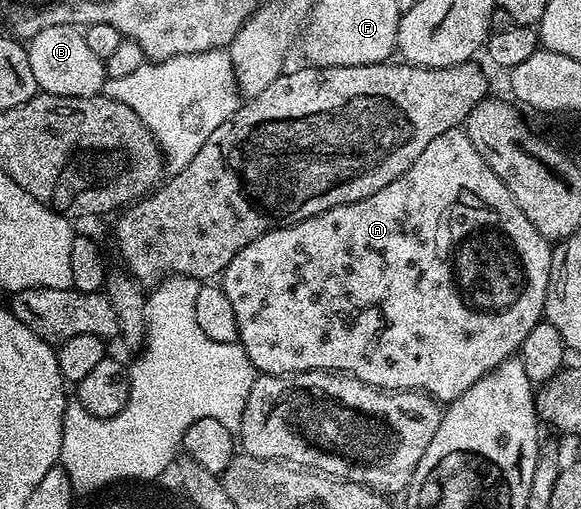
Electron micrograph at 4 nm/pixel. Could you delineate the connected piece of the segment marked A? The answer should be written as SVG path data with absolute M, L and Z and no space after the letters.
M456 128L431 141L410 168L393 180L393 184L385 184L381 192L373 192L373 196L360 202L334 206L332 210L307 218L295 226L270 230L265 236L253 240L253 244L241 248L241 252L237 252L224 268L221 285L237 315L238 343L245 348L247 359L260 375L294 376L311 371L350 374L380 392L418 392L440 404L450 404L507 358L516 357L525 336L529 336L531 329L543 318L552 249L552 243L543 238L533 224L529 224L525 212L517 208L517 200L513 200L497 172L493 172L493 168L485 164L481 152L473 148L466 129Z

